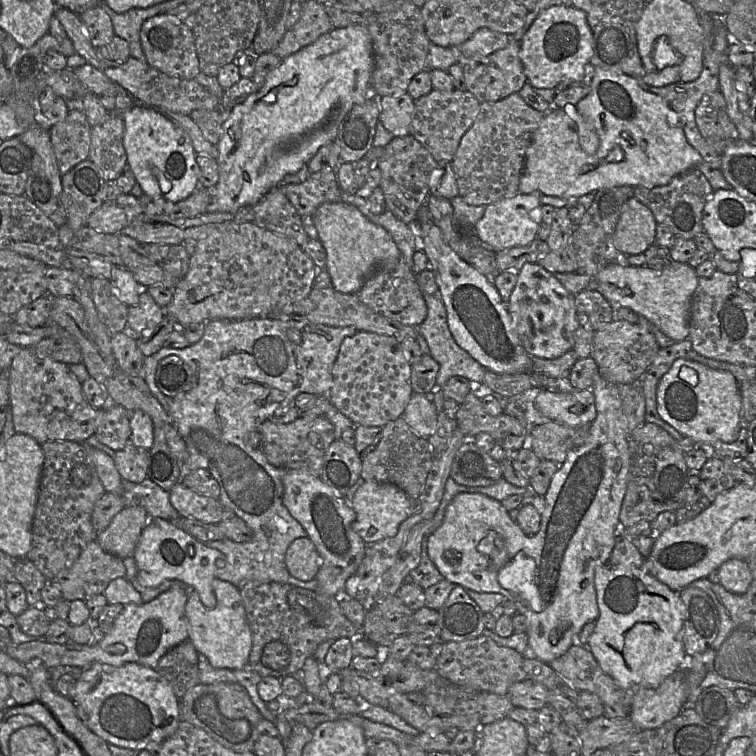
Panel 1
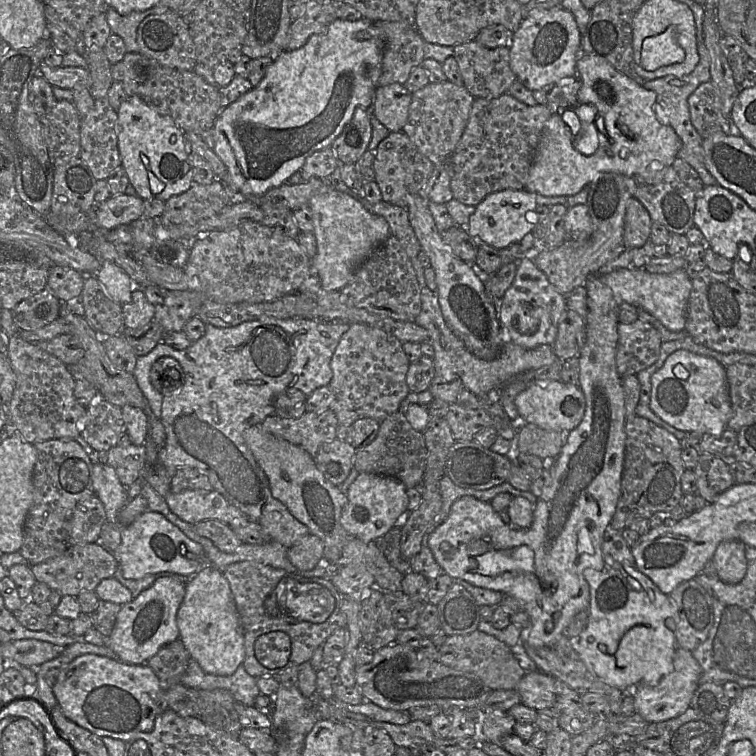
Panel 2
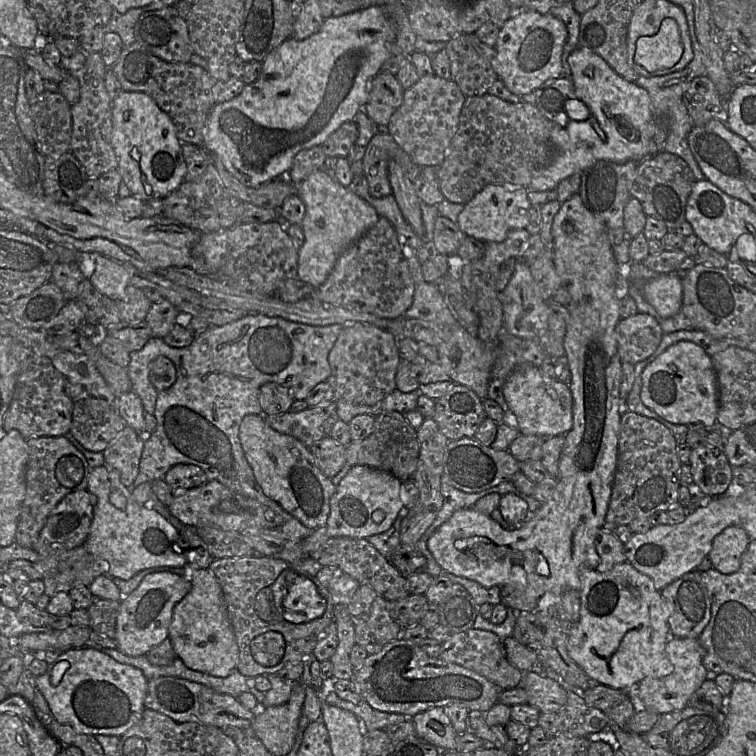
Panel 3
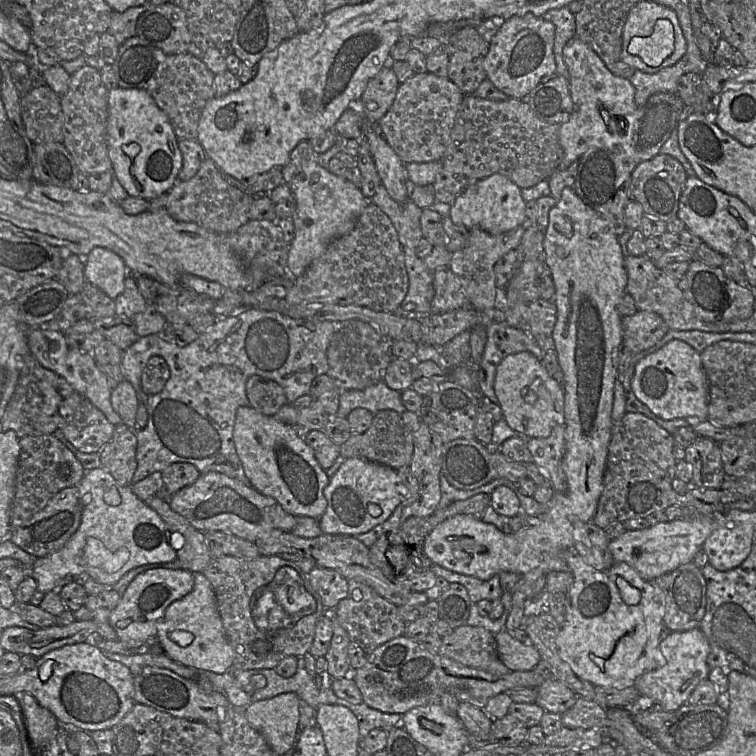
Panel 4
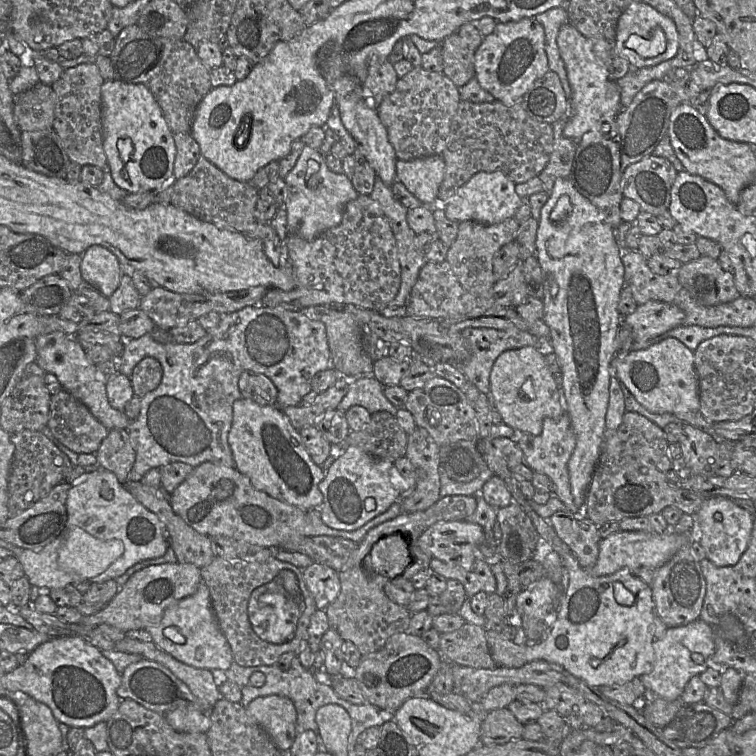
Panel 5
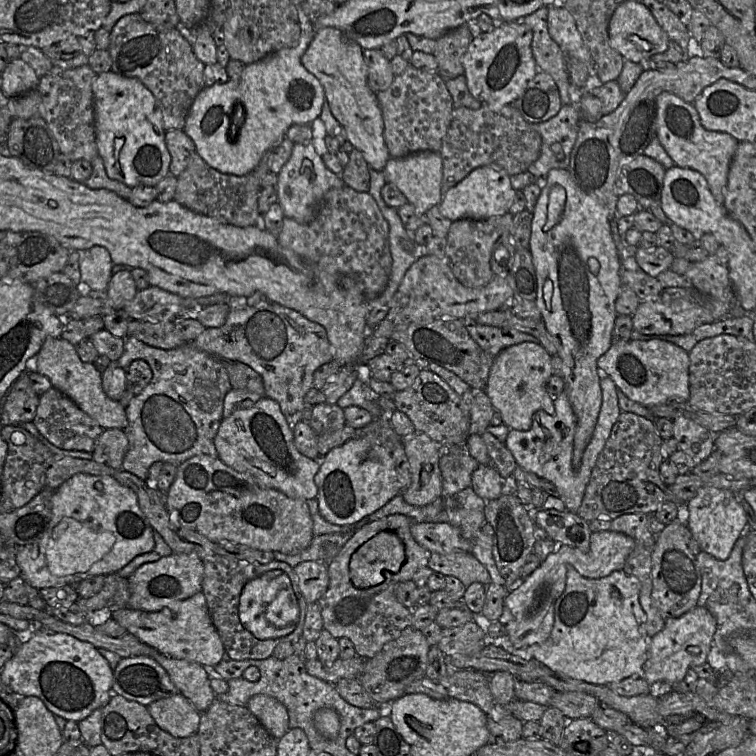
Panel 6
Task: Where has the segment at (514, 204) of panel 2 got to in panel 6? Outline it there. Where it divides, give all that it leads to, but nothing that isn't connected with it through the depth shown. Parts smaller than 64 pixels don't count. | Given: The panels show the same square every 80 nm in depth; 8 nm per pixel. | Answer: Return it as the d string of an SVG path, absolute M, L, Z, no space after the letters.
M486 165L475 168L458 184L451 187L438 205L440 213L453 221L469 219L488 219L509 212L516 190L510 183L510 176L497 165Z

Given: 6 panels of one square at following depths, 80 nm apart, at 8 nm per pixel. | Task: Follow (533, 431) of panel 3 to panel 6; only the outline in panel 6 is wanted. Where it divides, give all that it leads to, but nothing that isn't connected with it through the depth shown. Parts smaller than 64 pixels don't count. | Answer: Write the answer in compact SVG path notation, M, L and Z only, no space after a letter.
M523 342L502 350L494 359L485 392L508 428L527 431L538 410L549 415L555 414L554 398L546 388L552 375L551 356L545 348L535 343Z

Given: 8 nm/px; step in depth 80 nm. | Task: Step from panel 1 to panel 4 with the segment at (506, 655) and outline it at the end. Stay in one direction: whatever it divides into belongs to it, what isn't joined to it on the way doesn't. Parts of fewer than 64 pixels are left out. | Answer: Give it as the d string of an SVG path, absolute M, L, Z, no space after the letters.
M464 625L442 638L440 655L494 675L511 672L501 661L495 635L483 627Z

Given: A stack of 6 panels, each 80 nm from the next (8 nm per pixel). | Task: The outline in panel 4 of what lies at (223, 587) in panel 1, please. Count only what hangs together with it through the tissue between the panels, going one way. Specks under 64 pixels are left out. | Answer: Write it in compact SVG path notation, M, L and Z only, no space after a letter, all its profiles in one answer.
M194 574L193 590L180 600L173 602L166 610L163 621L158 625L156 638L151 643L158 642L163 653L174 661L187 667L202 671L211 671L216 674L223 674L230 669L234 669L235 651L227 637L221 616L219 614L216 596L209 580L204 574Z

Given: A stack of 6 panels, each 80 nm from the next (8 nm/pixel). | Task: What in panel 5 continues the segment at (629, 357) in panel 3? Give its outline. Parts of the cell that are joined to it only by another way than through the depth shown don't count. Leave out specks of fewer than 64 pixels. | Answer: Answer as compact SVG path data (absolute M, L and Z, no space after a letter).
M657 300L638 305L633 313L623 316L623 322L630 328L634 340L660 336L683 325L683 320L684 312L681 309Z

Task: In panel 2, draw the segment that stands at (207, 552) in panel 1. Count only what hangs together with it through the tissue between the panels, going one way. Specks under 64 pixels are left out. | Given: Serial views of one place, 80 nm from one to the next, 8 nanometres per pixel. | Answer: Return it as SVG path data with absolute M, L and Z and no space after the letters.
M146 510L132 523L122 528L121 542L112 553L118 562L118 567L123 577L126 579L140 579L150 574L161 574L166 572L193 577L201 569L208 566L207 564L209 564L209 559L206 556L203 547L203 556L198 556L196 553L188 550L187 547L183 544L187 543L186 539L192 541L165 516L158 512Z

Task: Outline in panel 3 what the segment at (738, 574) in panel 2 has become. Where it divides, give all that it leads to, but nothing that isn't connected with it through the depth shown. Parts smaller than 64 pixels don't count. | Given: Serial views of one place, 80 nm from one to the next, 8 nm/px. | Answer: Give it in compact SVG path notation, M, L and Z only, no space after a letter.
M729 526L713 539L709 558L713 568L722 574L732 574L739 570L742 555L750 538L740 526Z

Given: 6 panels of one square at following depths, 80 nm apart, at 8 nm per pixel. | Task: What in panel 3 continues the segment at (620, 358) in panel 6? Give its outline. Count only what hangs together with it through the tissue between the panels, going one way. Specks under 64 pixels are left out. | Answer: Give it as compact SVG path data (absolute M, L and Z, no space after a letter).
M680 341L671 345L643 370L640 397L645 406L670 423L702 423L715 428L718 383L711 356L693 342Z

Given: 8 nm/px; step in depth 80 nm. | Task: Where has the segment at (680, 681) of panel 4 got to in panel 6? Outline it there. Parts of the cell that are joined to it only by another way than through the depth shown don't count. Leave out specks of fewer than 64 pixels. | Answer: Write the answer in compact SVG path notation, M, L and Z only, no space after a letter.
M695 606L678 618L668 618L665 627L650 640L644 675L651 685L657 681L671 685L682 681L690 668L707 662L716 631L716 618L705 607Z

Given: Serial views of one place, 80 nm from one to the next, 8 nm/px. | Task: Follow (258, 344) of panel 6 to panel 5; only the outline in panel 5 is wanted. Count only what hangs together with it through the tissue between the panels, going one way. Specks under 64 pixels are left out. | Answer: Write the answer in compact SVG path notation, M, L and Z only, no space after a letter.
M247 306L222 315L218 326L206 331L204 337L192 344L161 344L151 334L126 340L124 350L118 358L120 373L130 377L134 367L146 357L155 358L163 368L160 385L141 398L140 413L136 419L129 421L127 427L136 453L129 480L140 481L150 469L161 469L174 462L185 463L194 468L204 462L234 468L228 434L233 419L233 403L242 398L238 387L242 372L251 371L268 377L278 390L277 406L285 408L300 405L302 398L312 391L313 377L332 367L325 325L302 312L267 306Z

